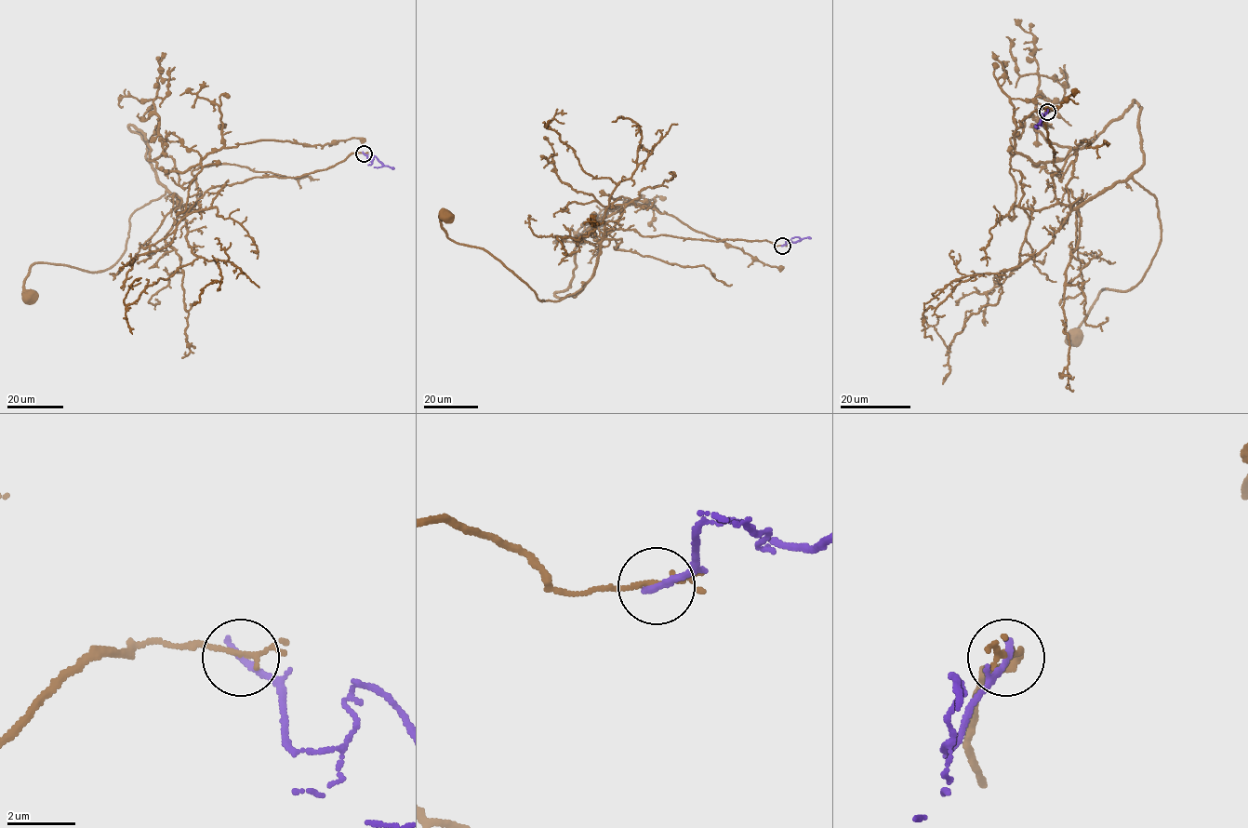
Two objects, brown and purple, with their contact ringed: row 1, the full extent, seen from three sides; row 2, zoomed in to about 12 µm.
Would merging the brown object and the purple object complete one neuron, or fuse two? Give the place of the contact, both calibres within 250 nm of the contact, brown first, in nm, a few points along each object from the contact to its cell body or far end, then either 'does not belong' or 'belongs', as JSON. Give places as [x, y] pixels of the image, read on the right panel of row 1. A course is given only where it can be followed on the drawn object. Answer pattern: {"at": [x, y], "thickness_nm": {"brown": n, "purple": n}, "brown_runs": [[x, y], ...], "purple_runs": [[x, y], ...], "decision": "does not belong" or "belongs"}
{"at": [1047, 112], "thickness_nm": {"brown": 100, "purple": 220}, "brown_runs": [[1047, 112], [1055, 197], [1073, 207], [1131, 178], [1155, 197], [1161, 224], [1136, 286], [1101, 290], [1073, 338]], "purple_runs": [[1047, 112], [1041, 121], [1042, 113], [1036, 127]], "decision": "does not belong"}

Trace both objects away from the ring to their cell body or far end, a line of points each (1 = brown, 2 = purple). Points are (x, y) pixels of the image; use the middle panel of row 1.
1: (783, 245), (615, 229), (602, 240), (584, 286), (542, 300), (482, 248), (448, 237), (443, 215)
2: (783, 245), (787, 240), (791, 243), (811, 238)

